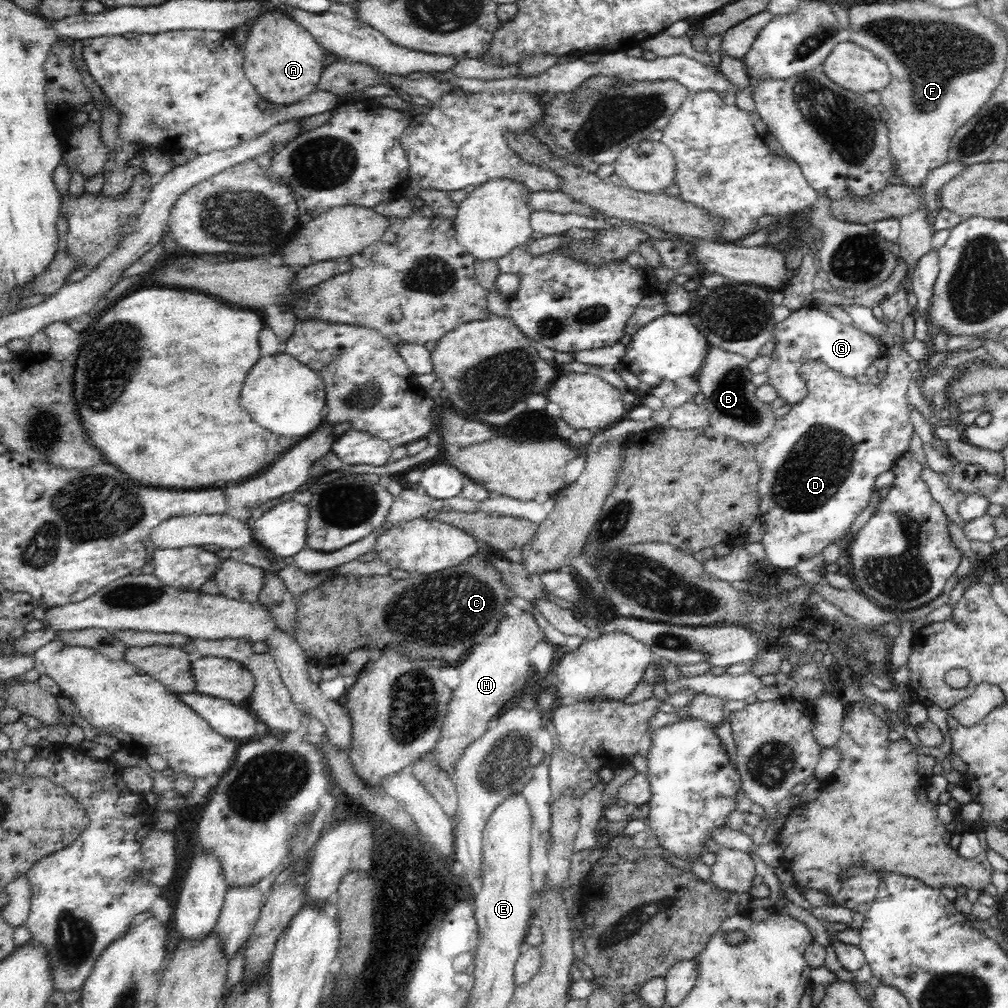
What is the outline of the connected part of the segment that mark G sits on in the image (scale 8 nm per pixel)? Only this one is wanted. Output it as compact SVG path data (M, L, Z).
M816 305L793 310L790 316L774 327L773 338L766 350L771 363L765 375L767 383L776 389L777 397L792 406L807 395L807 386L800 376L800 367L808 361L822 361L838 374L856 378L866 373L876 358L887 354L887 346L878 338L860 332L851 324L842 324L827 313L821 312Z

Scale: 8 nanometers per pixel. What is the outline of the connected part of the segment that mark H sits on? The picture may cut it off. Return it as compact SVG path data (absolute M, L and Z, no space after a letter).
M524 611L522 616L506 616L496 626L492 636L486 636L480 644L471 648L462 662L456 665L460 681L451 692L451 701L441 726L441 735L431 751L435 763L443 772L454 779L454 764L462 754L476 742L506 708L518 690L524 688L532 672L528 653L537 642L545 638L533 614Z

